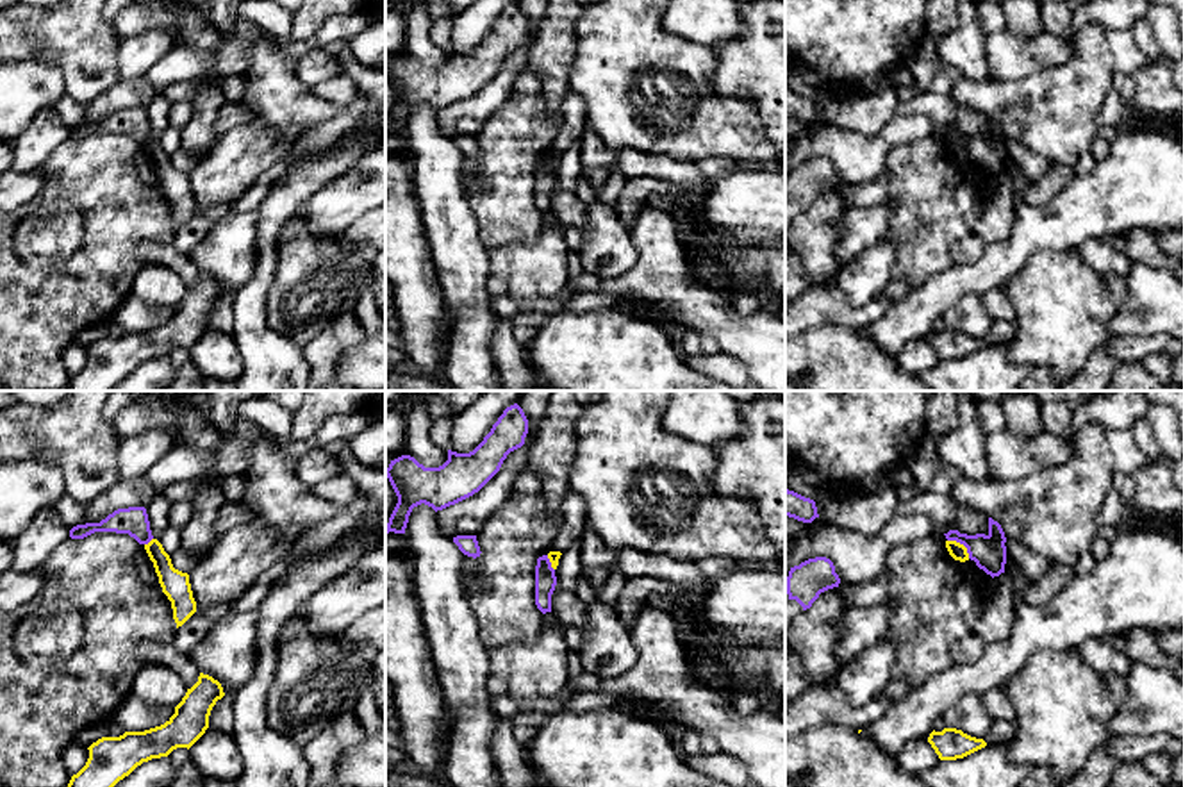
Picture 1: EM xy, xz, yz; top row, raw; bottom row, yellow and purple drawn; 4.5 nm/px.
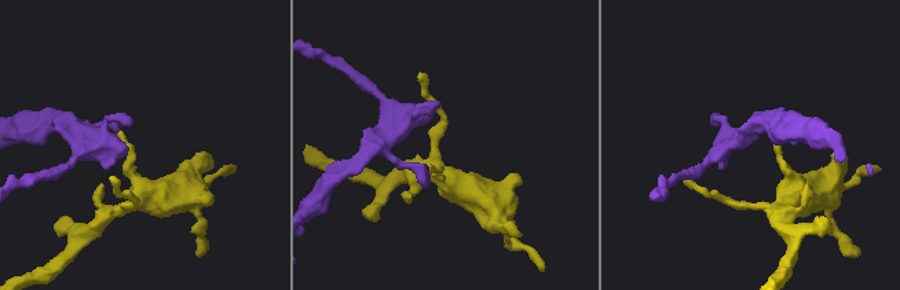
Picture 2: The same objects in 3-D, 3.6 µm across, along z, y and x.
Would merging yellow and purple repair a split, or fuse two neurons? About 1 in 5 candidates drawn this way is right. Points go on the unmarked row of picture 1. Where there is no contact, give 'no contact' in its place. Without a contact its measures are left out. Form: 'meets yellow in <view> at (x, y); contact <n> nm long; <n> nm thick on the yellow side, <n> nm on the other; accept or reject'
meets yellow in yz at (962, 145); contact 130 nm long; 80 nm thick on the yellow side, 160 nm on the other; reject

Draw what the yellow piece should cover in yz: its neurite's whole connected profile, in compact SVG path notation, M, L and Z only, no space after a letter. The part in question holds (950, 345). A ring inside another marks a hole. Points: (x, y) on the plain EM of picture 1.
M944 328L942 332L933 330L928 343L940 360L964 359L987 346L983 339L971 337L956 328Z

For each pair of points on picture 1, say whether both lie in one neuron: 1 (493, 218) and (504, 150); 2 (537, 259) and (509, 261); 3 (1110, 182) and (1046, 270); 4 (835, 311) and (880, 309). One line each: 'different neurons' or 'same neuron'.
1: same neuron
2: same neuron
3: different neurons
4: same neuron

